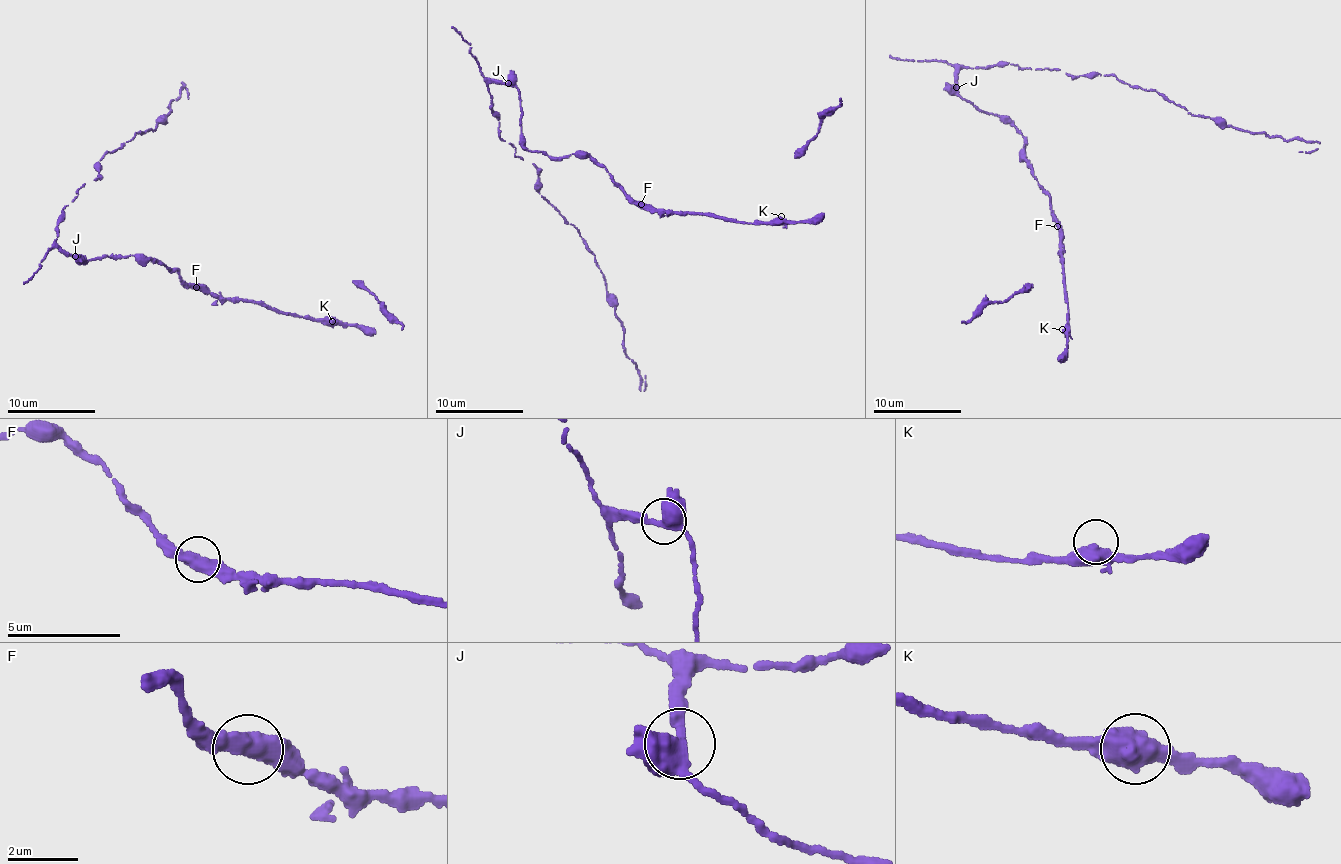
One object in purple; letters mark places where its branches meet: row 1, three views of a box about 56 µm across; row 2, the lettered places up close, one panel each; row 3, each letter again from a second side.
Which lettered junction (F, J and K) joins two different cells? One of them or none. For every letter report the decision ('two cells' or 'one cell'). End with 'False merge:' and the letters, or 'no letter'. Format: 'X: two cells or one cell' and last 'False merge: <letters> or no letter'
F: one cell
J: two cells
K: one cell
False merge: J

